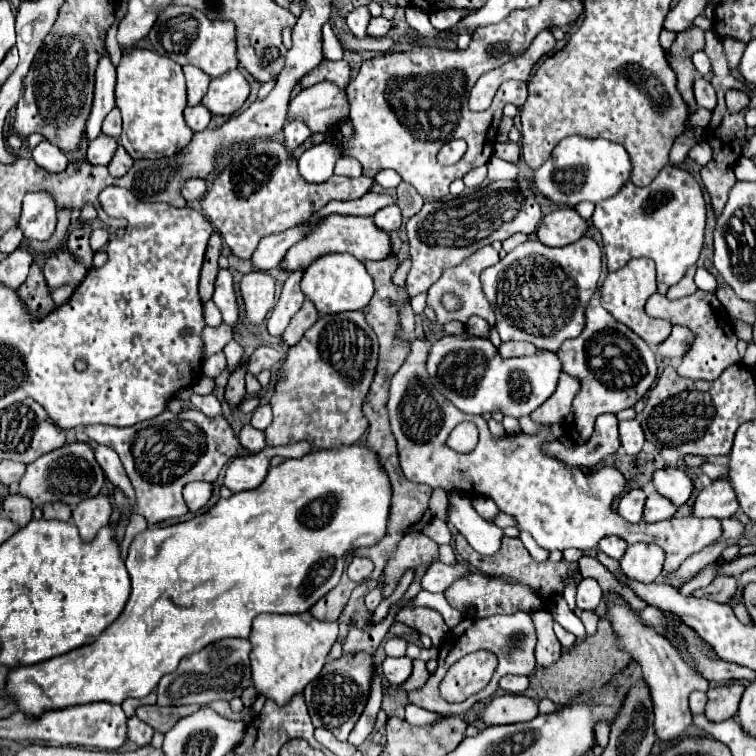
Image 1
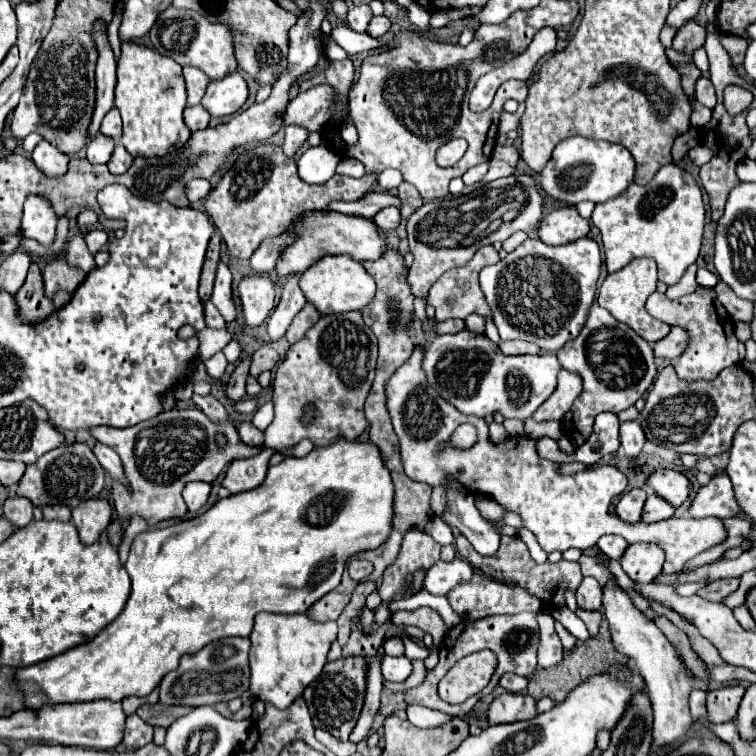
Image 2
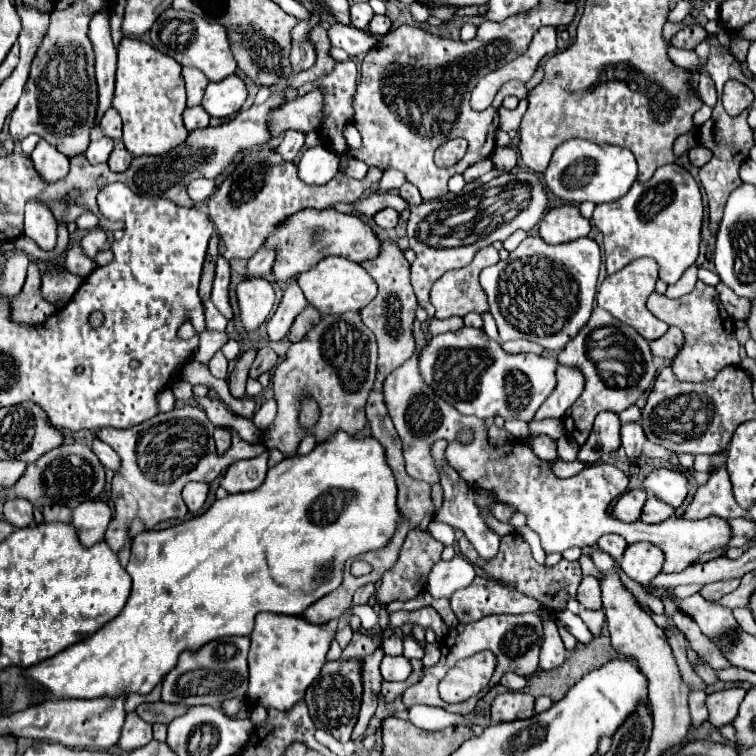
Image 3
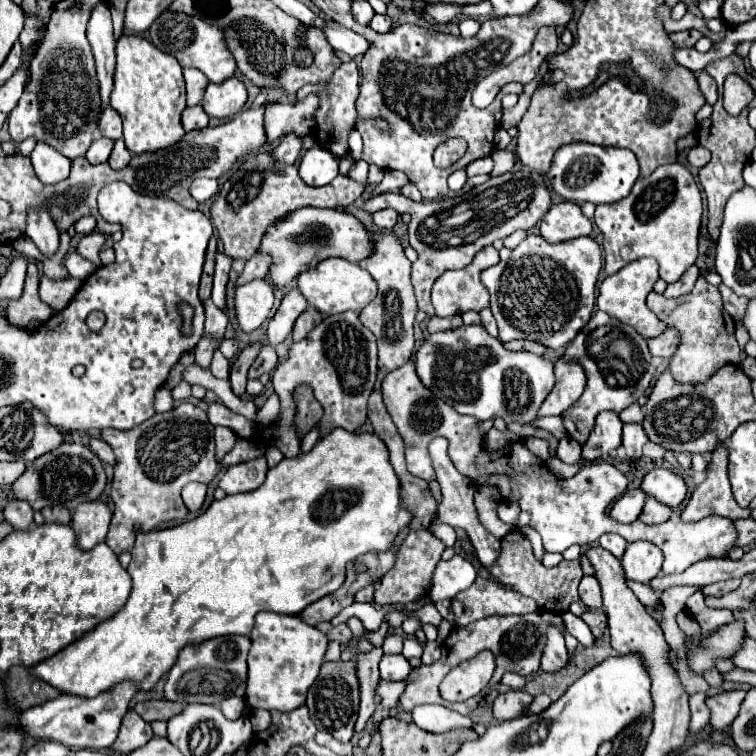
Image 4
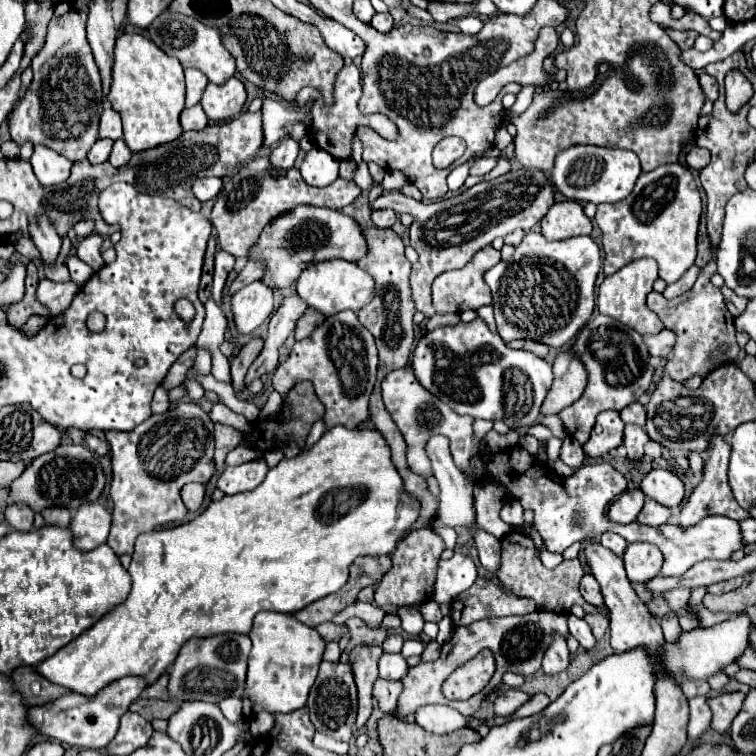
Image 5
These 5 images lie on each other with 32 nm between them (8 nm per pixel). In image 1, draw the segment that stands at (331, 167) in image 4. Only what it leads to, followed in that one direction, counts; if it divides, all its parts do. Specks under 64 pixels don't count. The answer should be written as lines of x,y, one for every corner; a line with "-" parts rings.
328,142
316,144
312,148
308,148
300,158
298,158
298,170
300,176
306,182
312,184
320,184
326,182
332,174
334,174
334,164
336,160
342,156
338,146
332,146

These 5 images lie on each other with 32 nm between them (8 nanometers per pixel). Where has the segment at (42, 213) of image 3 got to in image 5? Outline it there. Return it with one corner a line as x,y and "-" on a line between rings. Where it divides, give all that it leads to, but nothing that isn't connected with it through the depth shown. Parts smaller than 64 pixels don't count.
40,216
40,218
32,220
30,234
32,234
32,240
34,240
36,248
40,250
42,262
46,266
54,266
56,258
58,258
58,252
60,252
60,246
62,246
62,238
56,234
56,230
48,222
48,218

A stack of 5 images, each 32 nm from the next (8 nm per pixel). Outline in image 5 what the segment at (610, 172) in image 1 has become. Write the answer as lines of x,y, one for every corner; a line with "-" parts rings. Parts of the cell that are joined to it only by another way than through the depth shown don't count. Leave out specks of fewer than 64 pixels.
572,146
556,156
554,170
550,172
554,186
568,198
576,202
618,202
624,200
638,176
642,172
640,160
632,150
618,150
618,148
600,148
600,146

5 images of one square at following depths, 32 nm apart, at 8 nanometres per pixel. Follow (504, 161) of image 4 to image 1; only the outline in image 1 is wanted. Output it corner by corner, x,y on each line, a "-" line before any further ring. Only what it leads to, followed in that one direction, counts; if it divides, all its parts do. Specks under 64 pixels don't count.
504,142
504,144
496,144
494,146
494,156
496,158
502,158
506,162
512,162
516,164
518,158
520,158
520,150
518,150
518,144
516,142

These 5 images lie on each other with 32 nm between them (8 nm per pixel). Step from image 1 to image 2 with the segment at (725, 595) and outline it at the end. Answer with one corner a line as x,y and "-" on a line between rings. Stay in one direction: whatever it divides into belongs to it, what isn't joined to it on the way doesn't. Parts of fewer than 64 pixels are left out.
726,578
726,580
716,580
706,584
704,588
698,590
698,594
710,602
720,602
724,596
728,596
732,590
738,588
738,580
736,578

